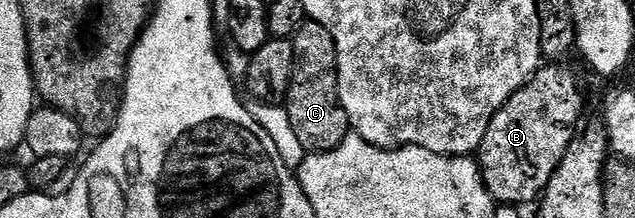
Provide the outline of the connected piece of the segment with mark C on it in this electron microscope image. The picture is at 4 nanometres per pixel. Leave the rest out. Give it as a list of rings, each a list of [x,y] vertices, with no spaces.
[[[313,21],[295,33],[294,44],[294,76],[286,94],[284,108],[291,119],[292,130],[300,139],[300,145],[308,153],[331,151],[344,142],[352,128],[348,121],[348,113],[344,113],[342,102],[338,96],[338,54],[336,41],[324,25]]]

